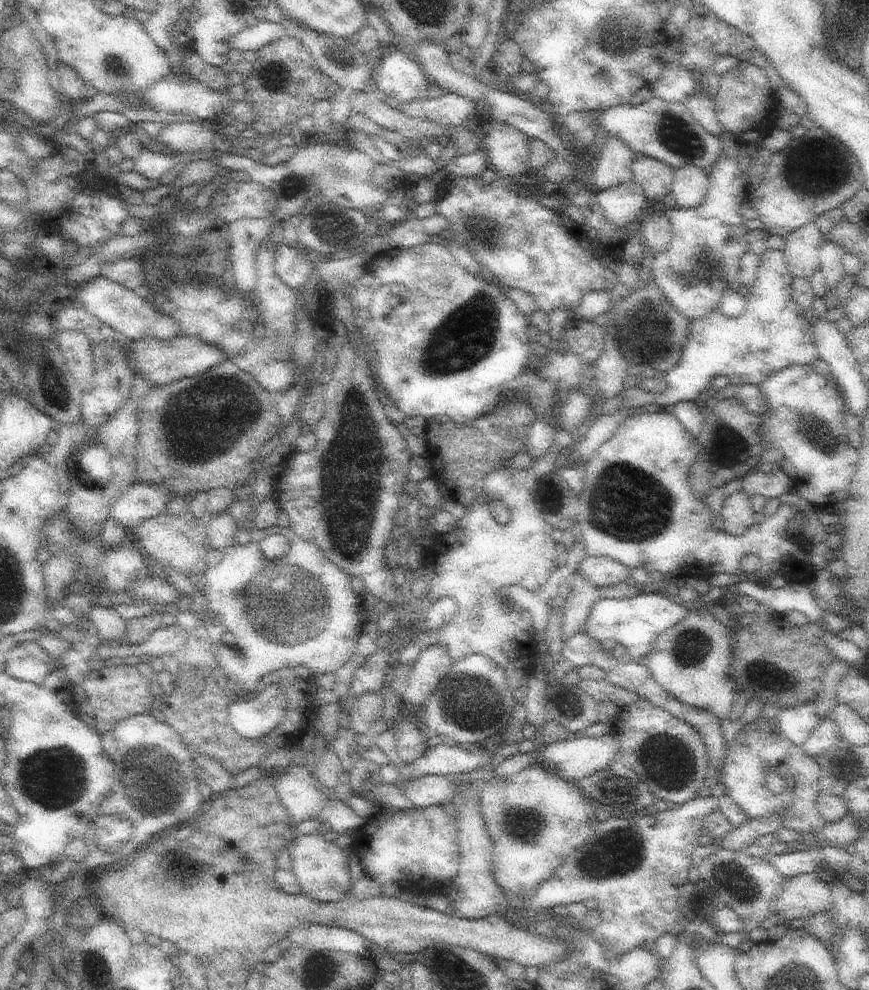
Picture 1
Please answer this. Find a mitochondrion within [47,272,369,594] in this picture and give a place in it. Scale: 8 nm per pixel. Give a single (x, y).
(193, 425)

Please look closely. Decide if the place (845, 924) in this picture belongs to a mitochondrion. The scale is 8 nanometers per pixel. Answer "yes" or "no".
yes

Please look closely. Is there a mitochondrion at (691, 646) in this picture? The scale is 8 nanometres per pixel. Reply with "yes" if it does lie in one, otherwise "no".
yes

